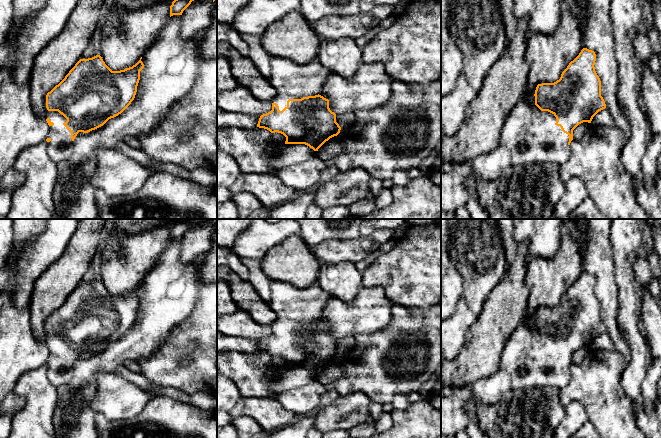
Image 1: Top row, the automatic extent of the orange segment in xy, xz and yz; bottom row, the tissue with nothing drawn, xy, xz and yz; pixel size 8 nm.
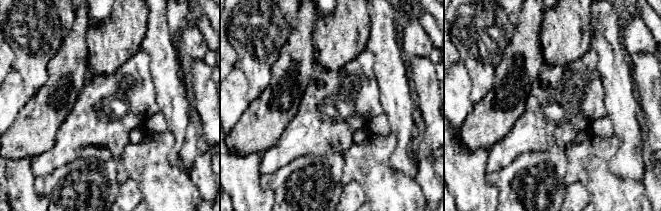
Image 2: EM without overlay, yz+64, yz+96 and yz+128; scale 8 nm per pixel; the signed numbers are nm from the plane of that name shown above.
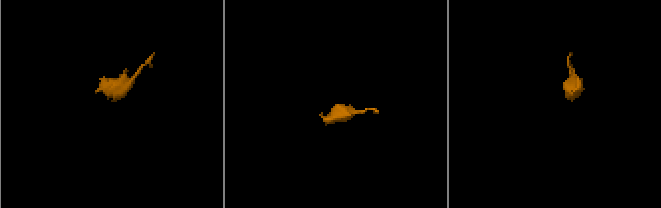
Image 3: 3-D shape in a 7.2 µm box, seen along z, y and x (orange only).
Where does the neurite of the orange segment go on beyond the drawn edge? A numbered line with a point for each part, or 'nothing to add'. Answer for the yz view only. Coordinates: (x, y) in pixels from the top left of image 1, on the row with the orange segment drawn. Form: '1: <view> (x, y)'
1: yz (529, 135)

